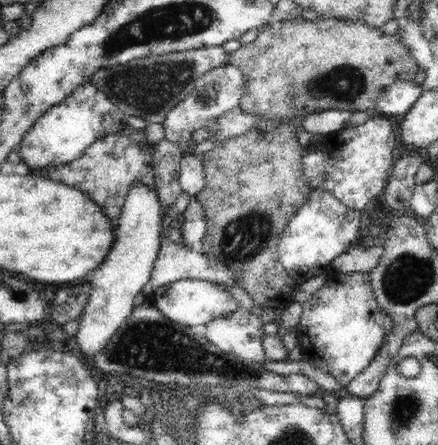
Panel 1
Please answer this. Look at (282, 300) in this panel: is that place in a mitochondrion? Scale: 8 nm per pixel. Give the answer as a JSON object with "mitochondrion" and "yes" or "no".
{"mitochondrion":"no"}

